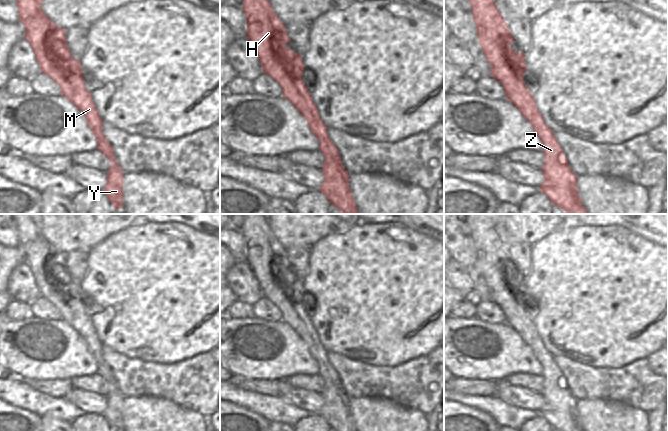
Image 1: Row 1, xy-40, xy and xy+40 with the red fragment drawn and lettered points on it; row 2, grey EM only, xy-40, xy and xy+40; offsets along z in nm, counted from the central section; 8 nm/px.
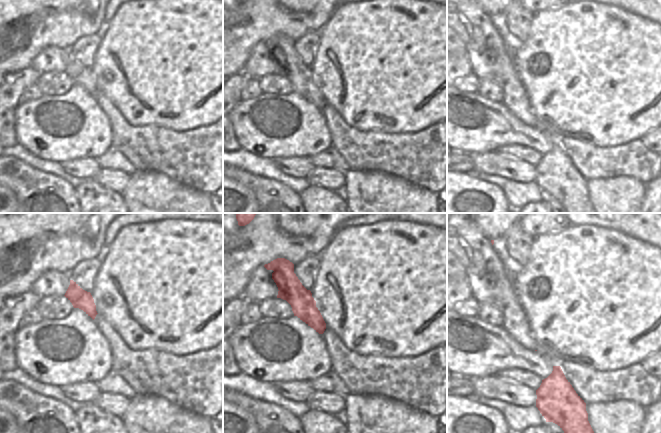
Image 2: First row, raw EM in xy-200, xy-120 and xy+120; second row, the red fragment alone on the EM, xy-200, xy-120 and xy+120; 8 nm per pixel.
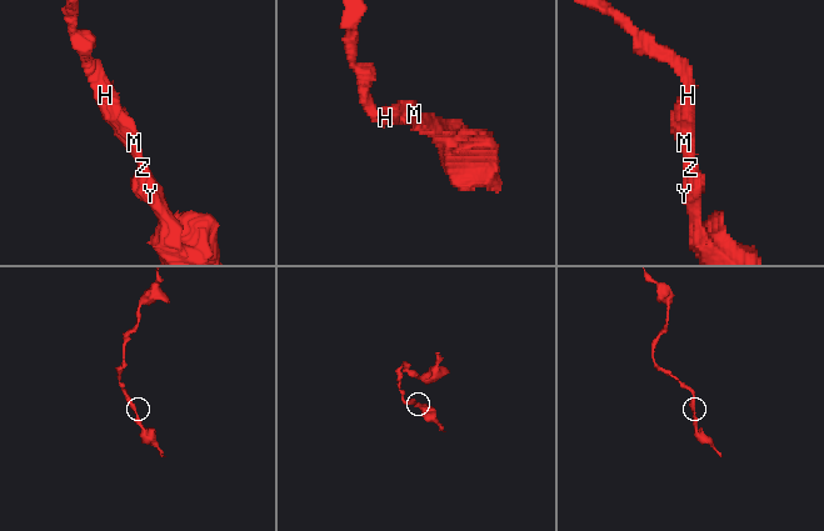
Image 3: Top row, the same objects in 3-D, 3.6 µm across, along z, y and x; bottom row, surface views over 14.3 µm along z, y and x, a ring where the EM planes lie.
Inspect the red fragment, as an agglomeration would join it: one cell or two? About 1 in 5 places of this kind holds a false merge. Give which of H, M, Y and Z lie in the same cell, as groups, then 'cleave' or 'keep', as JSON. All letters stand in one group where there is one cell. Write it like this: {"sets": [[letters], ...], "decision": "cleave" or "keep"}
{"sets": [["H", "M", "Y", "Z"]], "decision": "keep"}

